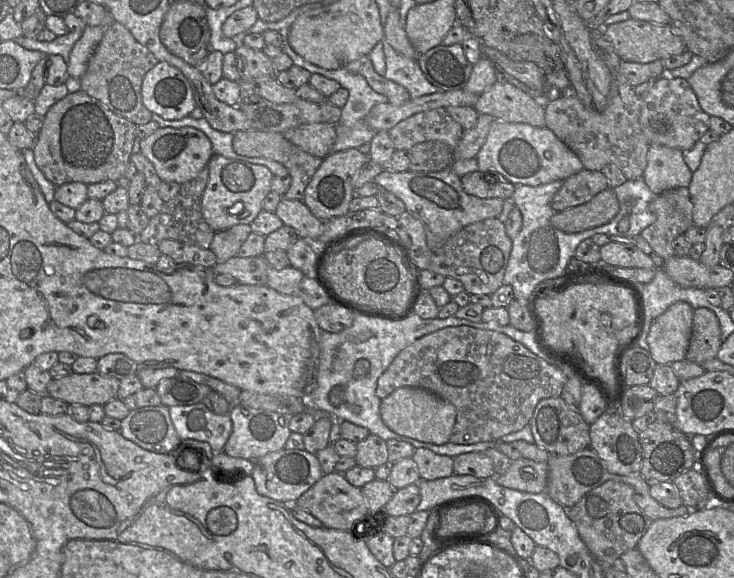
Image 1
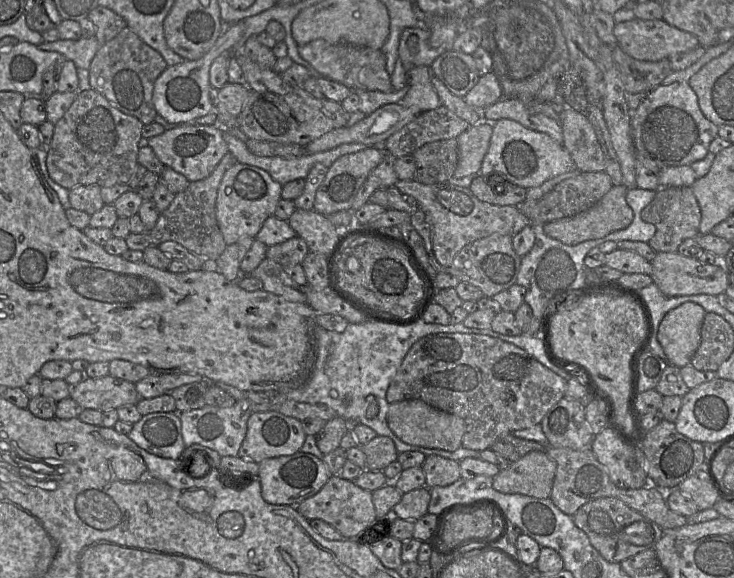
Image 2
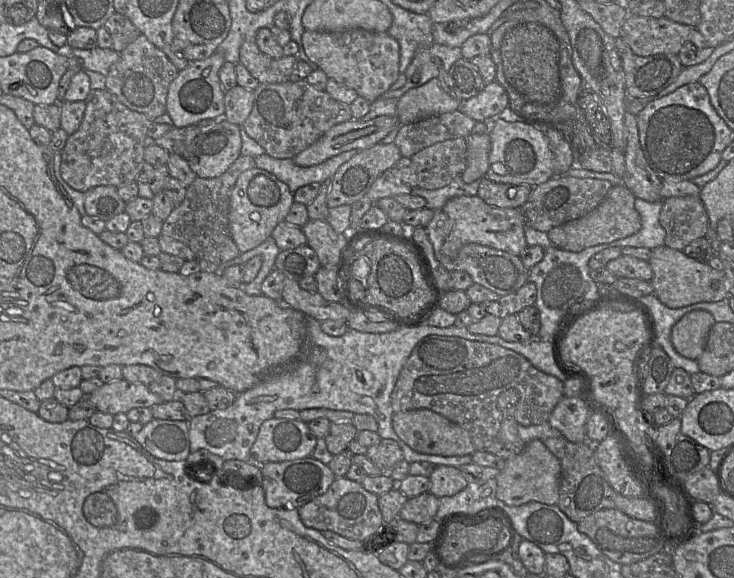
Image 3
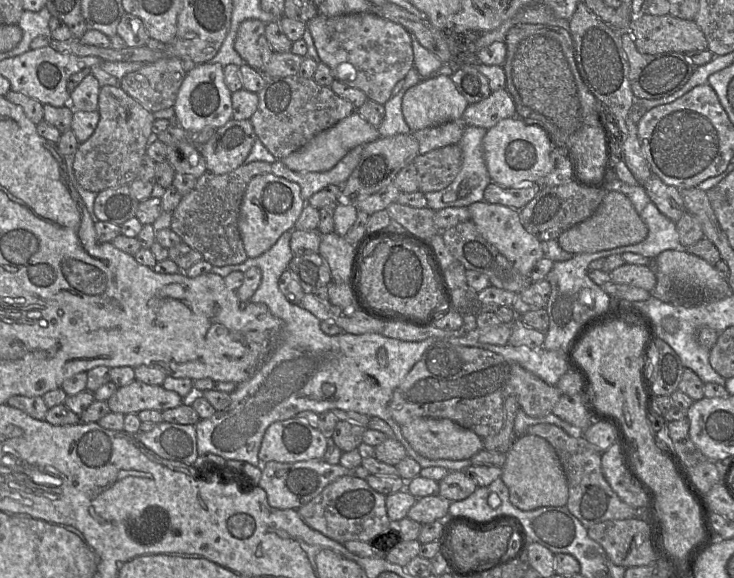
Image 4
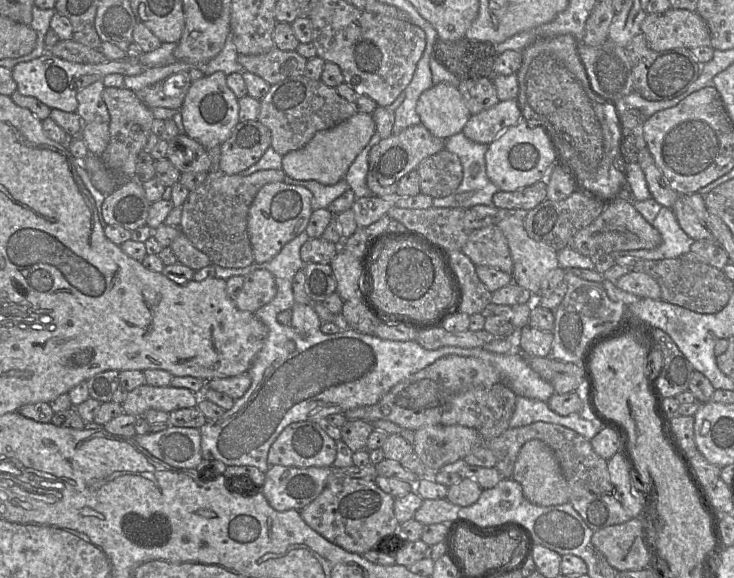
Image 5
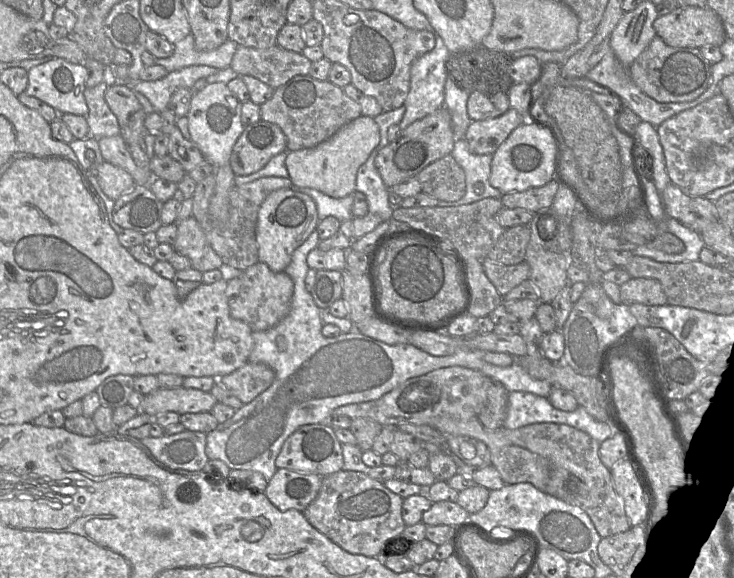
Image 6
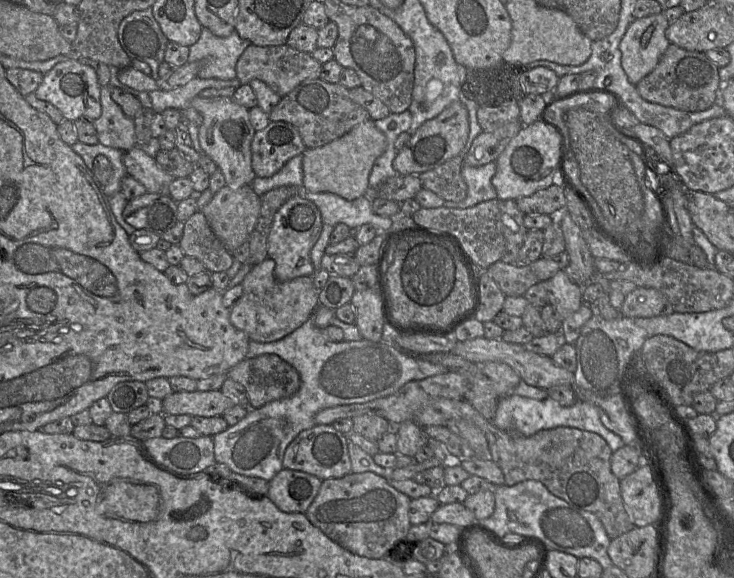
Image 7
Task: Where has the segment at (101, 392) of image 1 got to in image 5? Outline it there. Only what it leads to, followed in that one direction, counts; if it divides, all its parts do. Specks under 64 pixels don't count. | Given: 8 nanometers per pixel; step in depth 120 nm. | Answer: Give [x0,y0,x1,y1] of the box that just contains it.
[121,384,200,417]

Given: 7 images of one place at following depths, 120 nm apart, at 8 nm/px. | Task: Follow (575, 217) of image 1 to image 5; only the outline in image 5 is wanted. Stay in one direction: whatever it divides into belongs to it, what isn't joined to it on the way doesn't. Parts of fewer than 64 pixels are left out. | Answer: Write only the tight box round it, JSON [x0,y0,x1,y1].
[568,194,661,257]

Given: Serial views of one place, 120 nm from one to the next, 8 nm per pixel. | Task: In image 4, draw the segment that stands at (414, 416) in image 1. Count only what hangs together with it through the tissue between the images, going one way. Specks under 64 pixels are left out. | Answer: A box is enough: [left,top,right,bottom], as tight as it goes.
[401,418,483,460]

